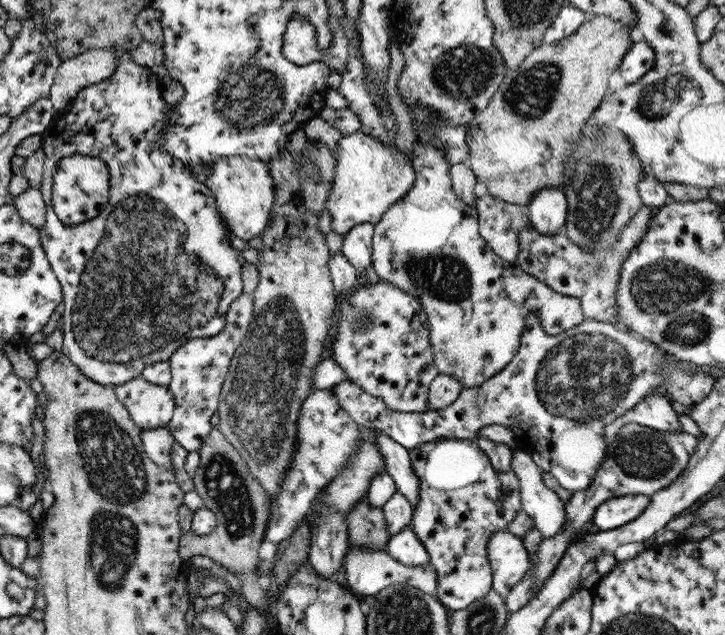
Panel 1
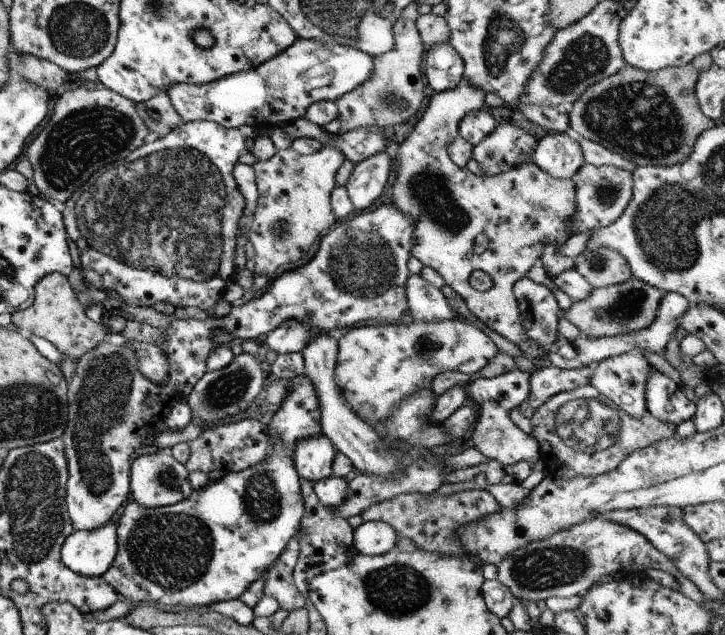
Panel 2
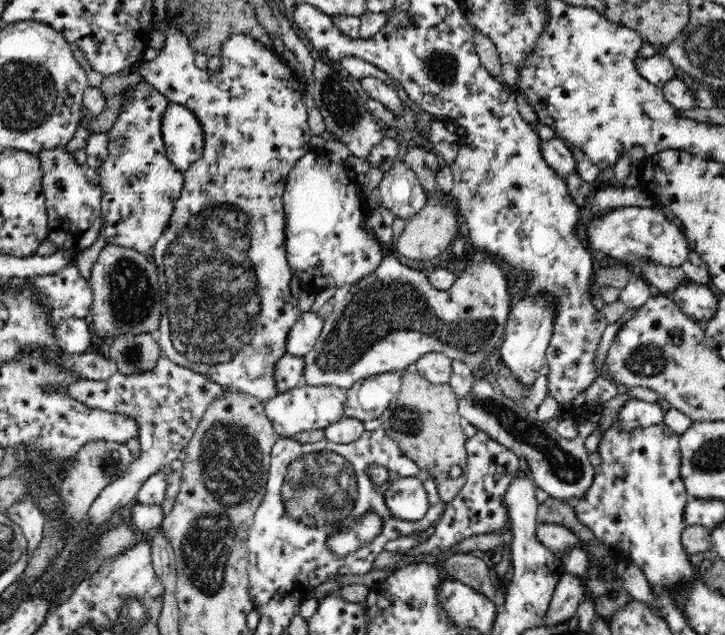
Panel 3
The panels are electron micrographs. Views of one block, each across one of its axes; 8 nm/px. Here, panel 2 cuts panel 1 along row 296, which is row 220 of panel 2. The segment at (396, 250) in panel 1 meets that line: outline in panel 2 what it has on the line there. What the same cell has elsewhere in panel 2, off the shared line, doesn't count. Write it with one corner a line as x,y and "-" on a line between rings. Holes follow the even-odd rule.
463,78
455,88
434,93
429,105
420,111
418,121
407,137
399,144
395,154
396,177
391,184
391,204
413,220
413,234
410,256
417,258
422,267
430,267
465,302
471,316
483,323
488,329
505,338
521,350
524,357
544,363
545,351
533,340
525,336
521,326
521,316
511,288
525,277
536,264
545,244
563,245
571,236
569,222
575,208
575,190
570,178
551,178
541,172
533,162
525,162
517,168
495,176
474,176
464,168
451,162
447,146
458,135
461,118
469,112
483,108
486,93
481,88
469,86
-
473,270
481,270
491,278
491,288
477,292
469,286
469,276

